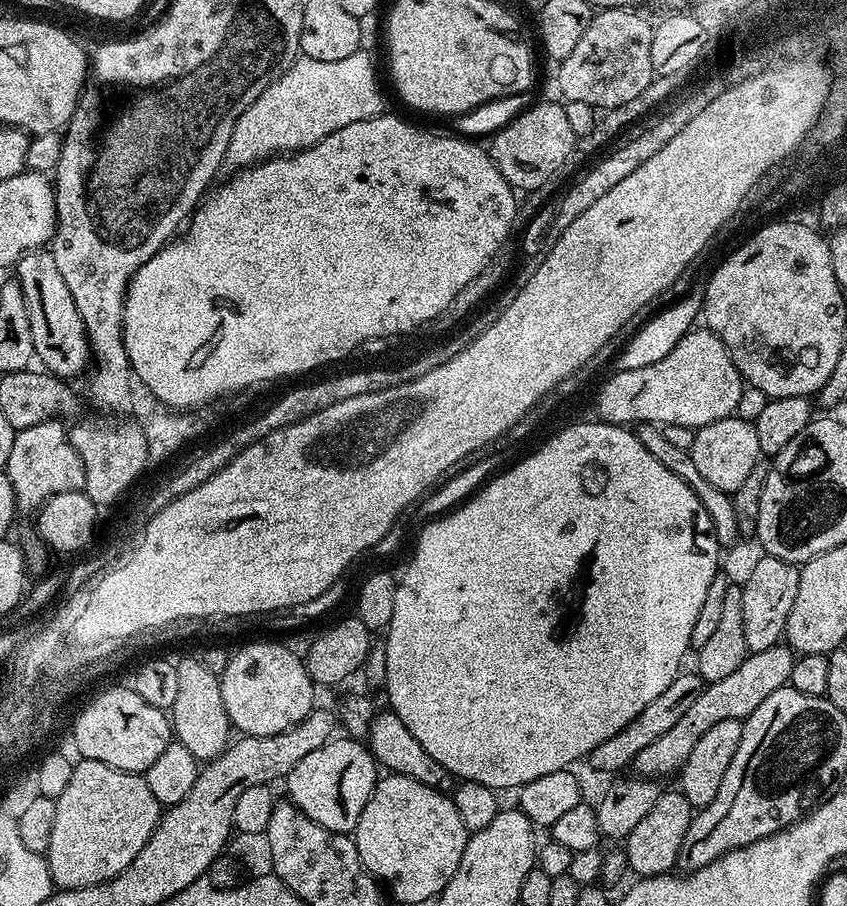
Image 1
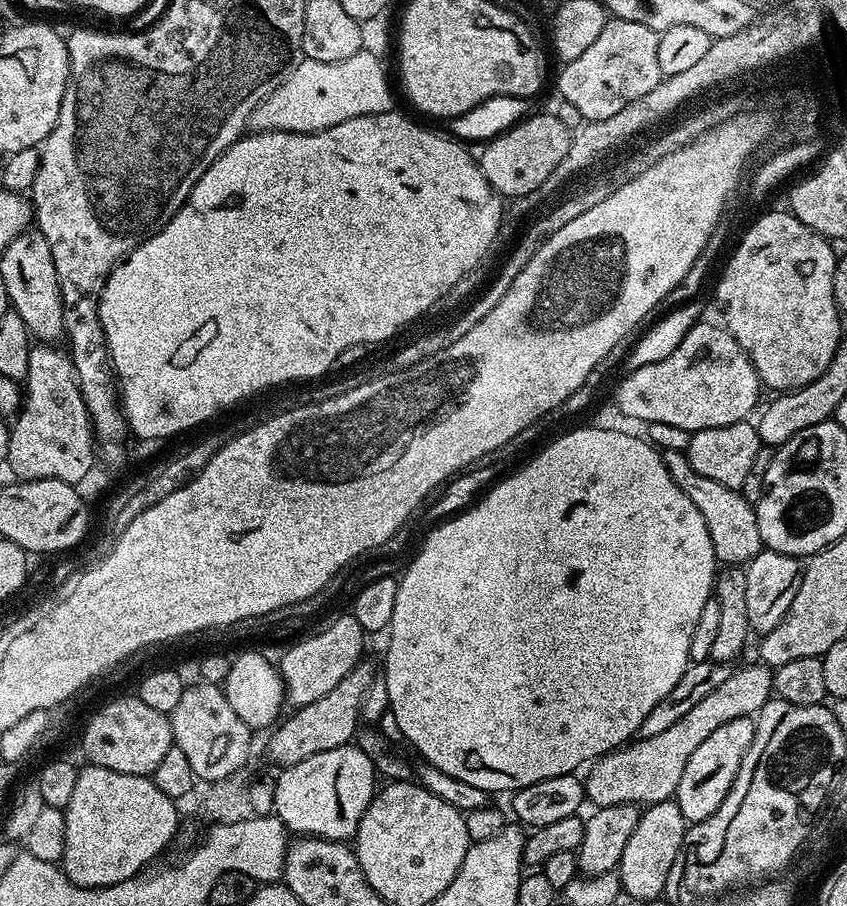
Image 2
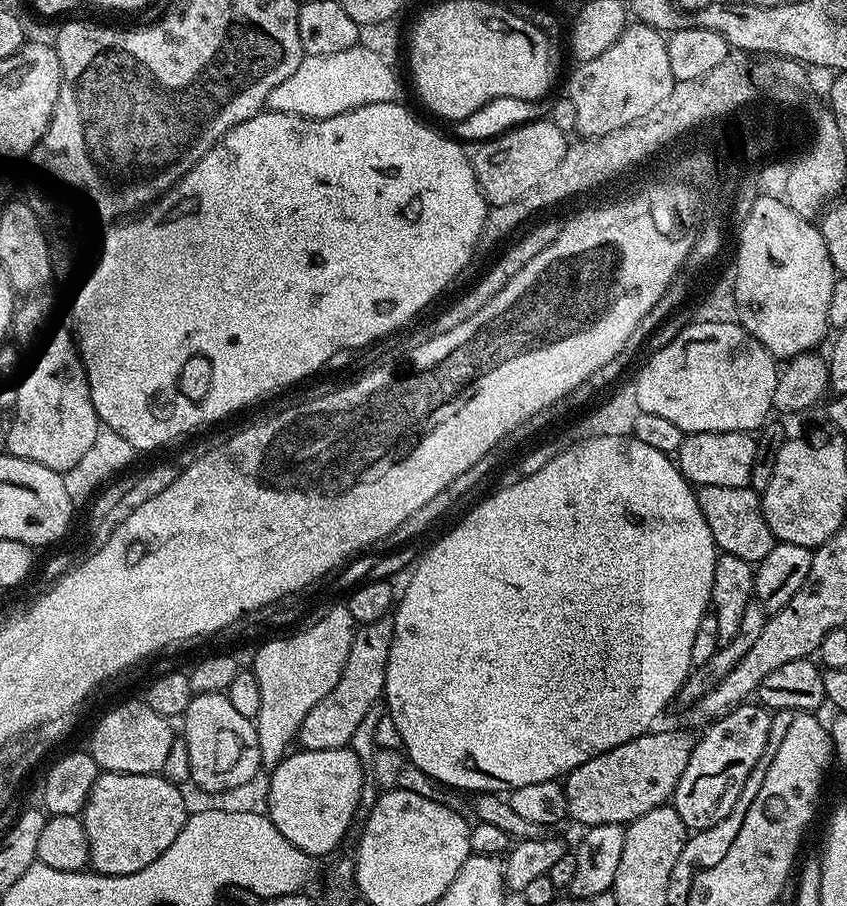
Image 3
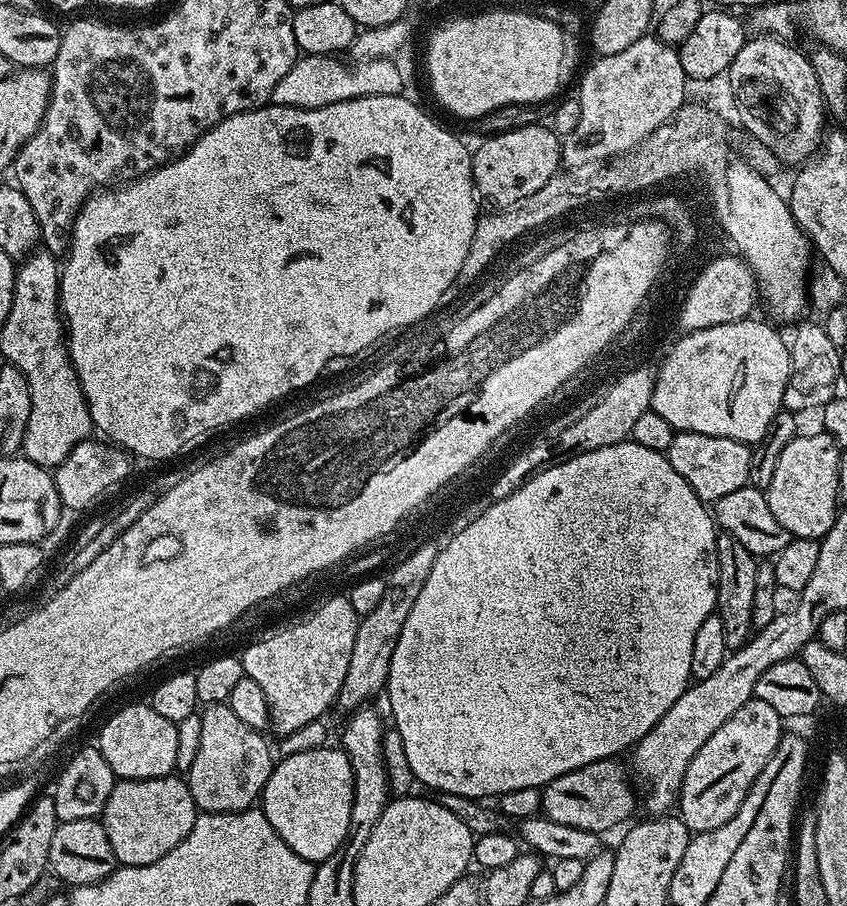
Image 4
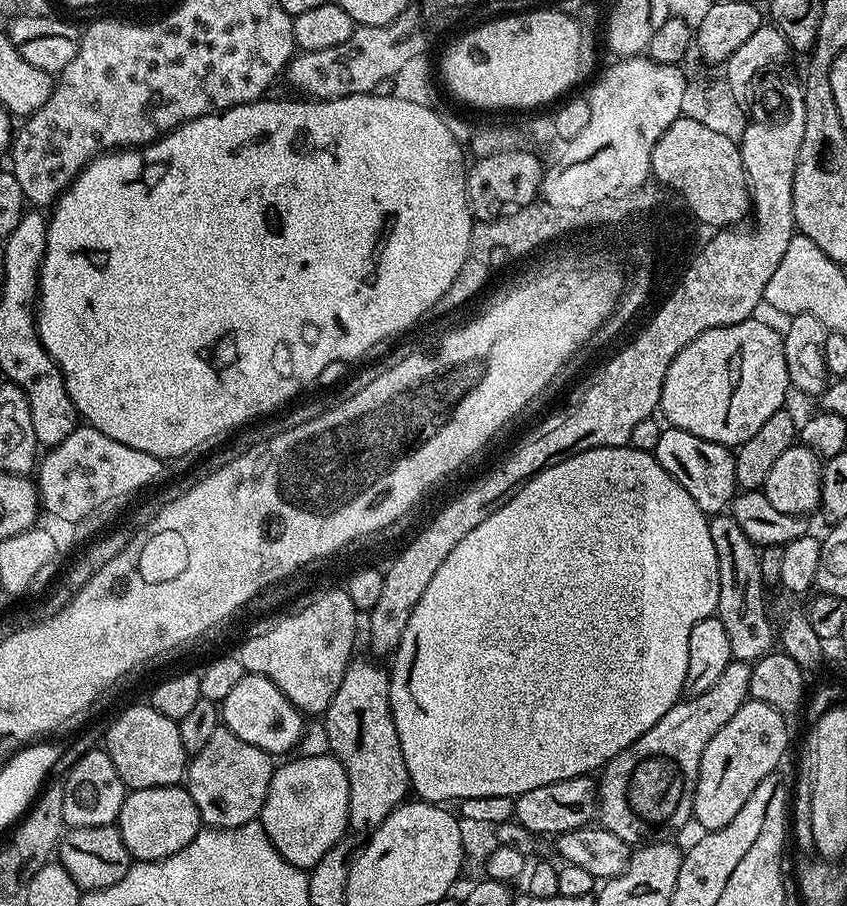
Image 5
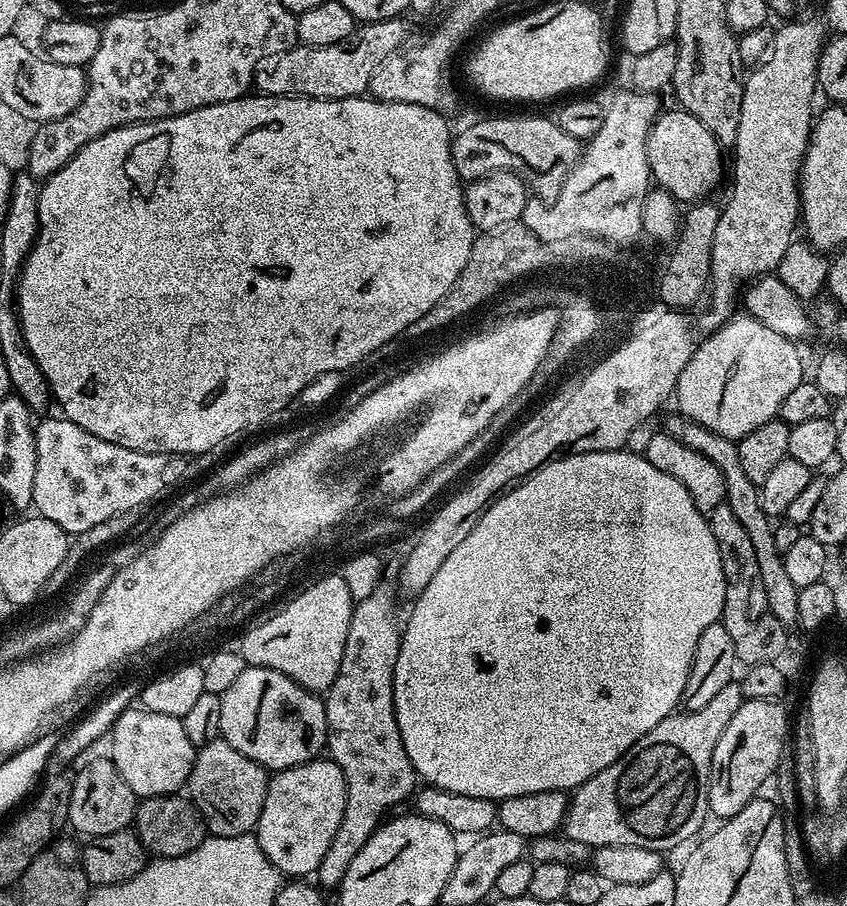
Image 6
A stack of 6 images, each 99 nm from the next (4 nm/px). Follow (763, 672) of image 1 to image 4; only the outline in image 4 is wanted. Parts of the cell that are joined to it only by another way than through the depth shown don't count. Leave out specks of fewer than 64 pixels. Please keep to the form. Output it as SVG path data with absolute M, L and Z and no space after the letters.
M616 758L590 762L578 770L570 770L570 774L554 778L554 782L544 785L540 793L543 815L554 822L562 822L562 826L578 826L578 830L590 830L597 834L605 834L604 832L610 831L611 828L618 827L638 808L633 785L624 784L626 768L625 765L623 768L620 762Z

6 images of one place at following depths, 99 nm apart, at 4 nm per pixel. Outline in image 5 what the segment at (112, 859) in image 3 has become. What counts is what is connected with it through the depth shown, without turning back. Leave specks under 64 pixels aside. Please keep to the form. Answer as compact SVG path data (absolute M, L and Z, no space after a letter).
M171 784L165 788L133 788L125 795L118 827L122 834L122 842L126 842L126 850L133 861L164 860L167 856L178 854L195 836L202 831L202 821L198 814L198 806L194 798L190 798L187 787Z

